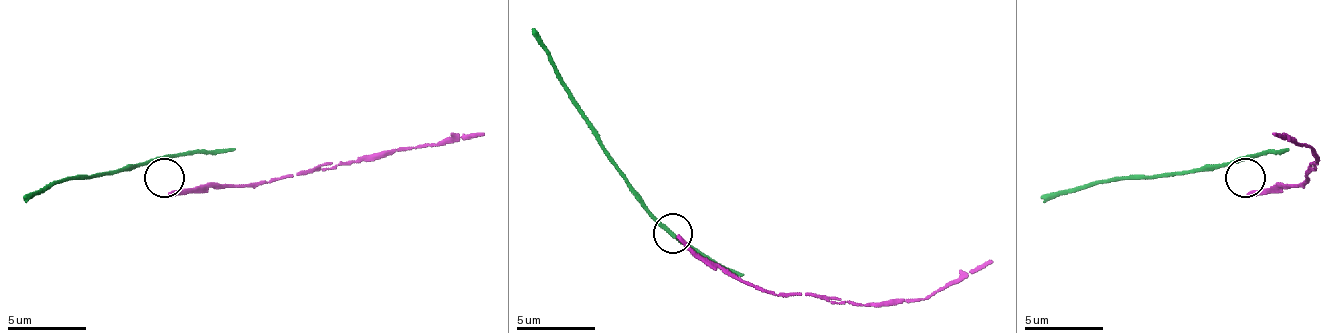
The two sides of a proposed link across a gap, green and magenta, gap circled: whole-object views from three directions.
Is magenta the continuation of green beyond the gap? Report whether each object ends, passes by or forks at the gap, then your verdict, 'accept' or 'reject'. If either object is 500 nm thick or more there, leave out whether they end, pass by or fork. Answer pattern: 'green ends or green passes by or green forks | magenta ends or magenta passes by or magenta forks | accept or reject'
green passes by | magenta ends | reject

